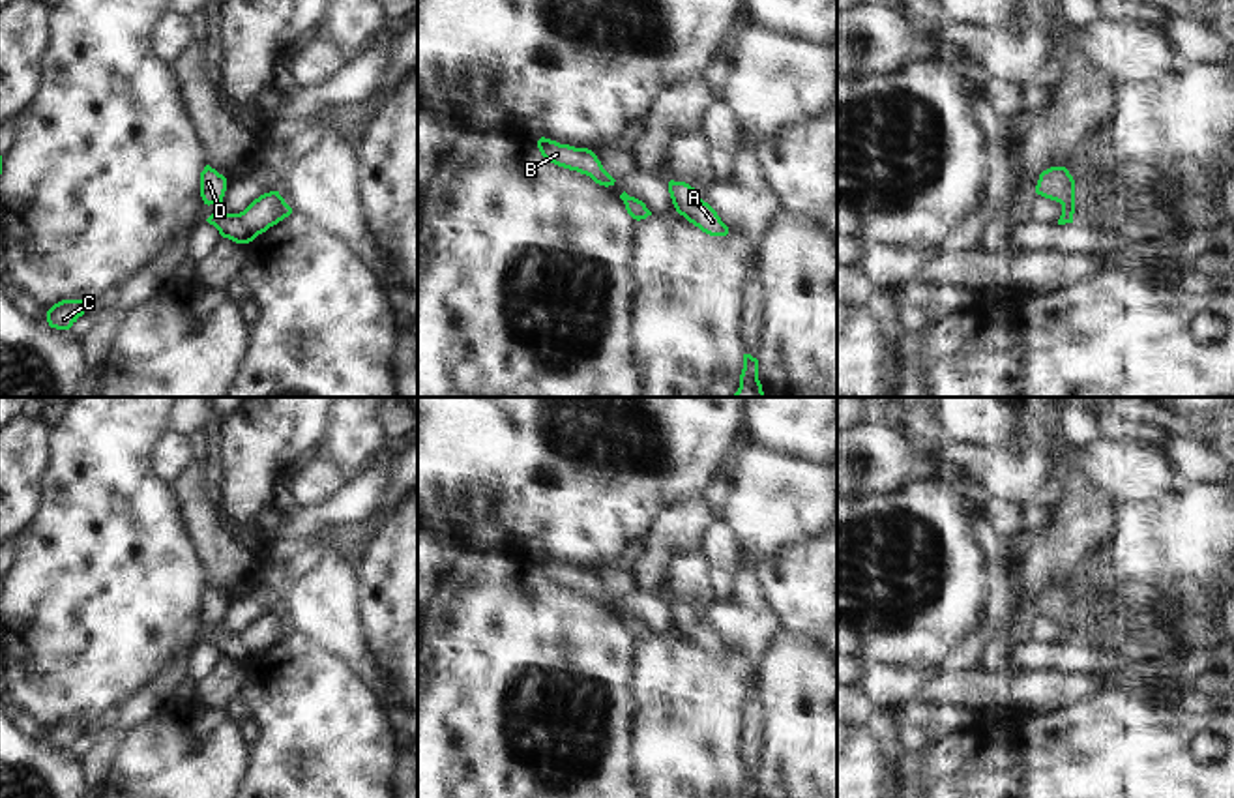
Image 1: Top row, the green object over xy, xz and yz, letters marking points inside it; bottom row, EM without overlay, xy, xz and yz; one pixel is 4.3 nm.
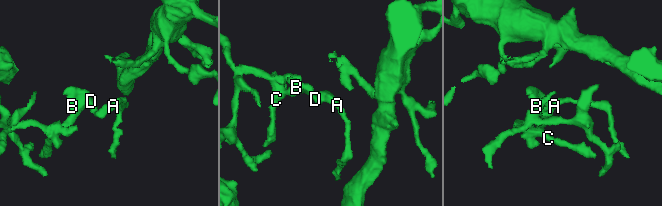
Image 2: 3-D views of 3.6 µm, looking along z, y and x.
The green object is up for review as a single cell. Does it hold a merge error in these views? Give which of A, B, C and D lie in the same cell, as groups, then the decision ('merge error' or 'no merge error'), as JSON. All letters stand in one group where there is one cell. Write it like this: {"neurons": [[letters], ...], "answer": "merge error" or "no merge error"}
{"neurons": [["A", "B", "C", "D"]], "answer": "no merge error"}

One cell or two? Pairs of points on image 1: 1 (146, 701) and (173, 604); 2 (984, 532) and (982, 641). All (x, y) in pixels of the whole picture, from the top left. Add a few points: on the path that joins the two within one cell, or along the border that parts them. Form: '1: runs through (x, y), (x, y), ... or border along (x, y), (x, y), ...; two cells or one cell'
1: border along (184, 656), (178, 656), (148, 684), (120, 703); two cells
2: runs through (998, 559), (998, 615); one cell

